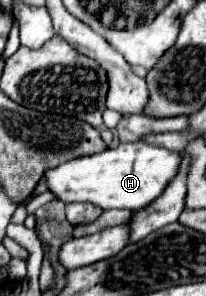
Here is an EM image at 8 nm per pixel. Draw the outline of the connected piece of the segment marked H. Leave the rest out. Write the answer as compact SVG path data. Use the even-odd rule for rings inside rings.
M143 141L121 143L115 149L105 149L97 155L71 159L55 169L49 169L45 177L49 191L55 193L63 203L89 201L101 209L139 211L153 203L153 199L157 199L175 179L181 159L181 153L173 153L165 147L149 145Z

